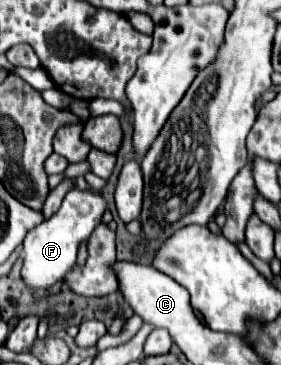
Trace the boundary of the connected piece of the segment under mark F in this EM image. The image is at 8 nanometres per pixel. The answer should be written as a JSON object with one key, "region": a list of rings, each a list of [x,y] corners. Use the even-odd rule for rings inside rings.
{"region":[[[98,189],[68,191],[62,201],[62,207],[48,221],[42,221],[38,227],[28,231],[28,235],[22,243],[24,245],[24,251],[22,251],[24,283],[30,287],[52,287],[56,281],[64,279],[64,275],[76,263],[80,245],[86,243],[88,237],[92,235],[94,227],[102,223],[102,215],[104,215],[106,207],[108,207],[108,203]]]}

